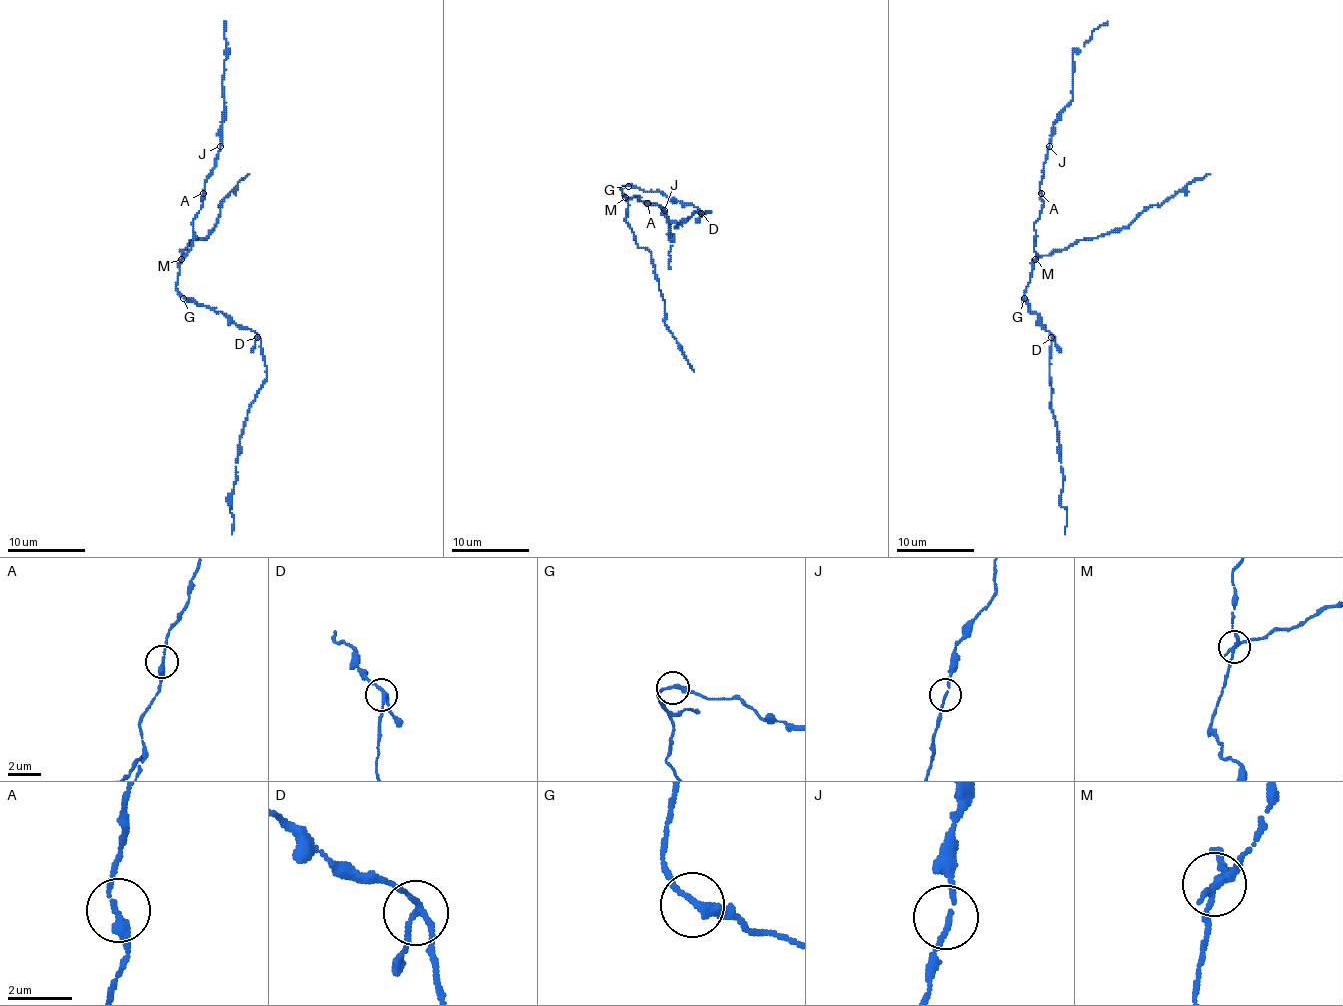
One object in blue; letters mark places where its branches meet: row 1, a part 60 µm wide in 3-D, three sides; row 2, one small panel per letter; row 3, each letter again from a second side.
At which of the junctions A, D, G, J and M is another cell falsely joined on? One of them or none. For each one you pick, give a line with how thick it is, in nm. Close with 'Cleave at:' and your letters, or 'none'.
M: 200 nm
Cleave at: M

